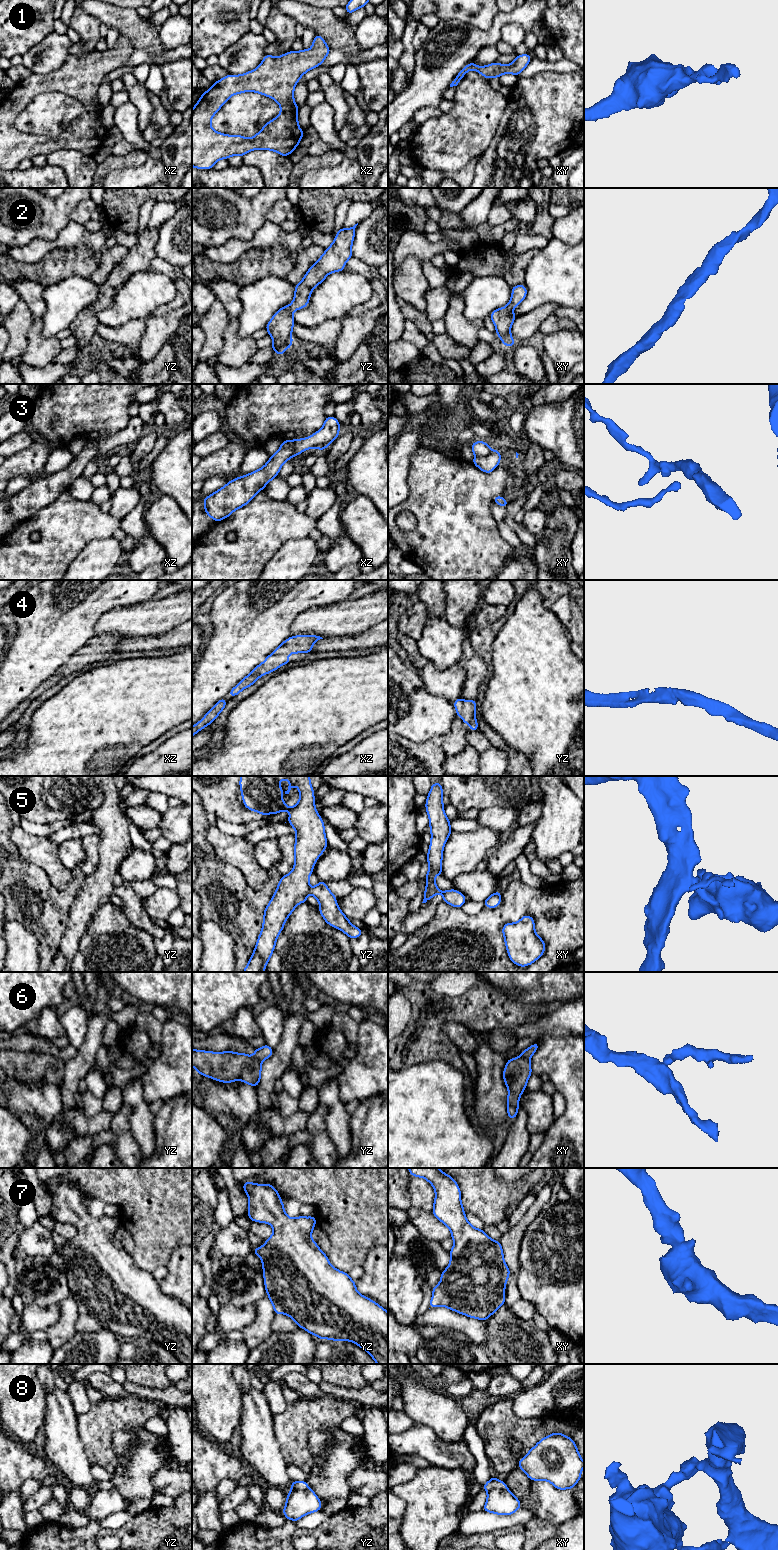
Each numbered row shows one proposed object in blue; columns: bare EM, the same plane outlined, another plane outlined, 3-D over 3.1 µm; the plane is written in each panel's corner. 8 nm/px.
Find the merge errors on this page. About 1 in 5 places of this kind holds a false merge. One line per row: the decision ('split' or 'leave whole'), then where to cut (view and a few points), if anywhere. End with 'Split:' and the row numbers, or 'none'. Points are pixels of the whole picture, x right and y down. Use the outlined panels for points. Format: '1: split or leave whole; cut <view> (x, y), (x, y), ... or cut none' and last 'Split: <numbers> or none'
1: leave whole; cut none
2: leave whole; cut none
3: split; cut xy (492, 450), (486, 455), (477, 455), (475, 457)
4: leave whole; cut none
5: split; cut yz (311, 888), (309, 893)
6: split; cut xy (521, 1054), (529, 1059)
7: leave whole; cut none
8: split; cut xy (506, 1488), (490, 1488), (487, 1491)
Split: 3, 5, 6, 8

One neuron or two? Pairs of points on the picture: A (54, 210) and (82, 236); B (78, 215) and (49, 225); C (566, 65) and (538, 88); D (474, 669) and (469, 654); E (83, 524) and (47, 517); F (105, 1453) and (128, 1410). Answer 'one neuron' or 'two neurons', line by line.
A: two neurons
B: two neurons
C: two neurons
D: one neuron
E: one neuron
F: one neuron

